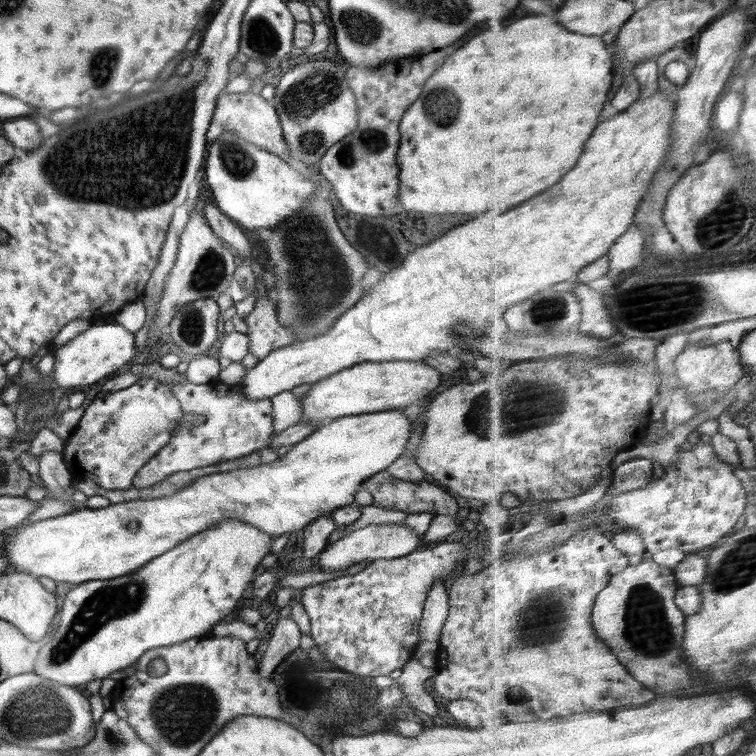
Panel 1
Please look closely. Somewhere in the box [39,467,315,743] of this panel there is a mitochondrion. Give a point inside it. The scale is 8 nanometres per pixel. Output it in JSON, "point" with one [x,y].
{"point":[109,604]}

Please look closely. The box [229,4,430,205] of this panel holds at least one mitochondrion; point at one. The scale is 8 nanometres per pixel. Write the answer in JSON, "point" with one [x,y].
{"point":[304,101]}

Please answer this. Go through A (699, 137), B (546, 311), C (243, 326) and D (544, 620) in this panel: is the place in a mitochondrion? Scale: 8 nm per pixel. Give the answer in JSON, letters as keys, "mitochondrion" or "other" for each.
{"A":"other","B":"mitochondrion","C":"other","D":"other"}

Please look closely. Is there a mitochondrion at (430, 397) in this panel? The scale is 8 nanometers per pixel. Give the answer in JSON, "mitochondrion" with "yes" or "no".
{"mitochondrion":"no"}

